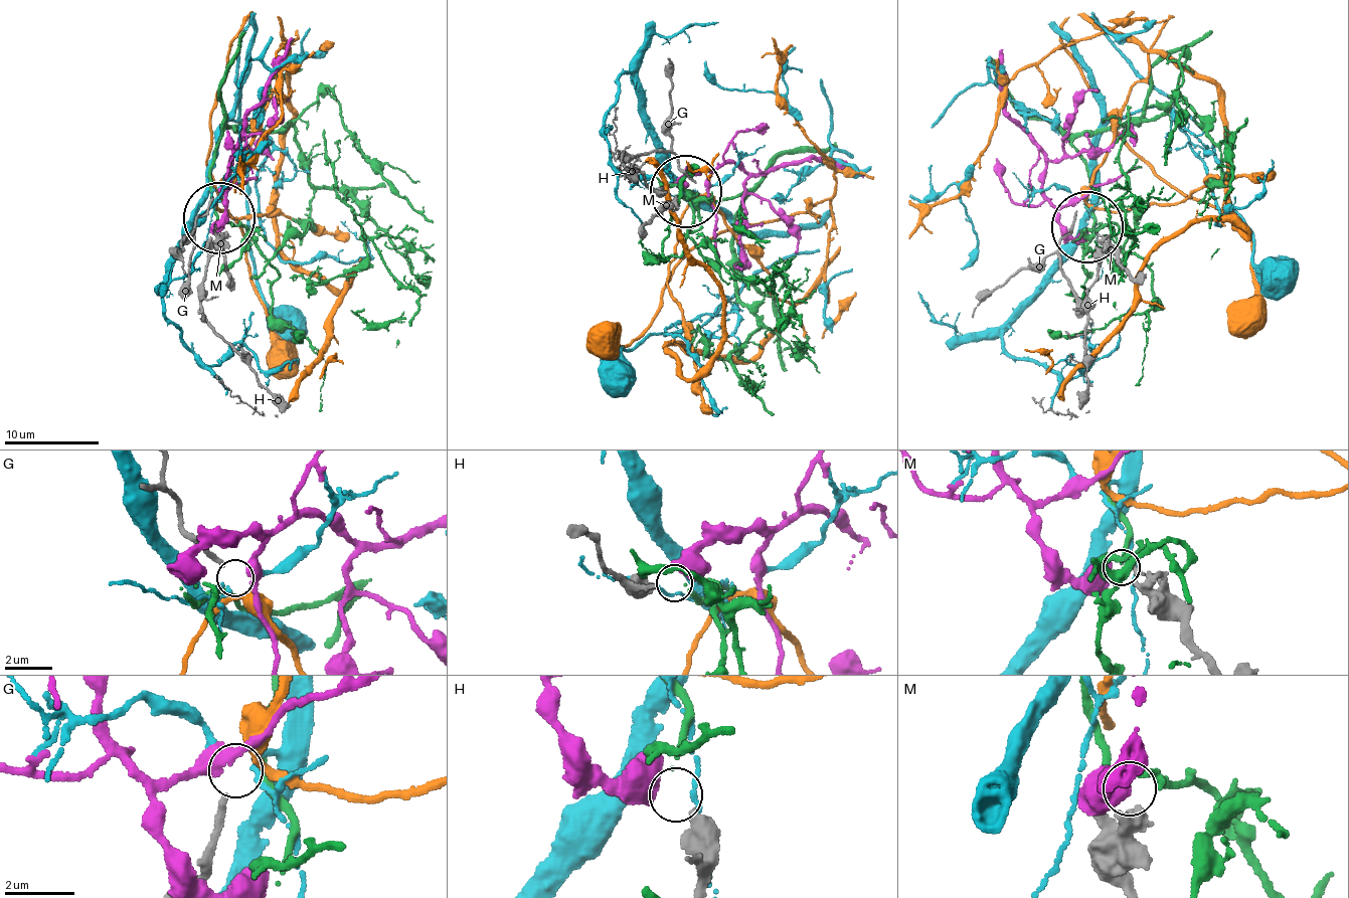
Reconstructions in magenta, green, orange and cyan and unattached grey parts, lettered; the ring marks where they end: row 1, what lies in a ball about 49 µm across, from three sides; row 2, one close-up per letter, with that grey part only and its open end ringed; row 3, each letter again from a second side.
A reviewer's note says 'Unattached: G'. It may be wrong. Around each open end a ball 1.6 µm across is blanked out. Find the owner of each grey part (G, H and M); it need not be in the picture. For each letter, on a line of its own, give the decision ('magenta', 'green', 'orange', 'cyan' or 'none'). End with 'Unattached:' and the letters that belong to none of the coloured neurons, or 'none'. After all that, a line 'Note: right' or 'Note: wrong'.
G: orange
H: green
M: none
Unattached: M
Note: wrong

